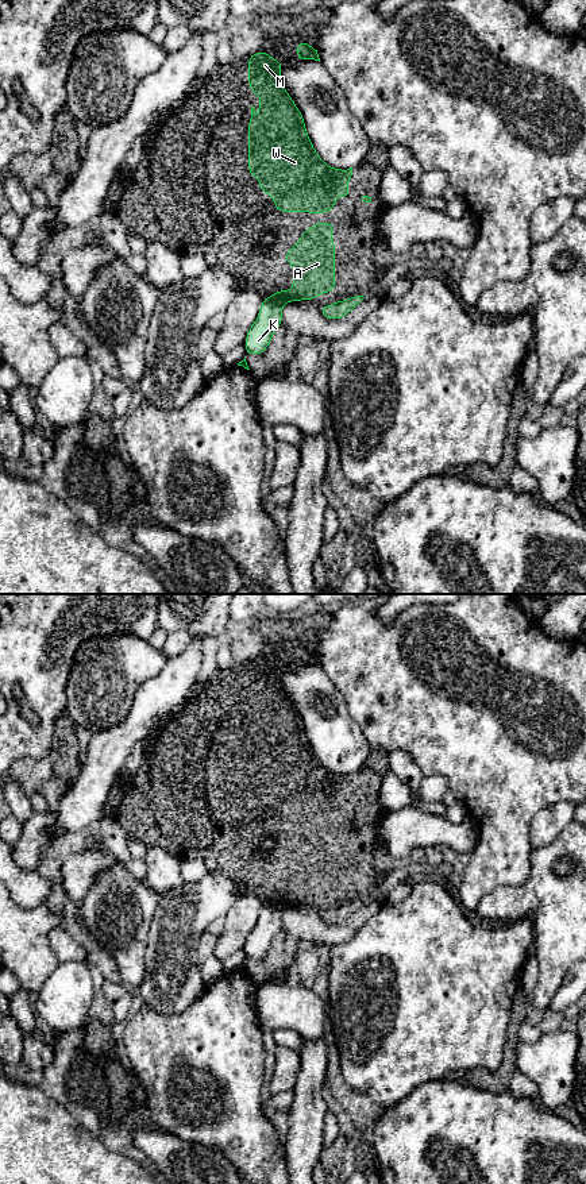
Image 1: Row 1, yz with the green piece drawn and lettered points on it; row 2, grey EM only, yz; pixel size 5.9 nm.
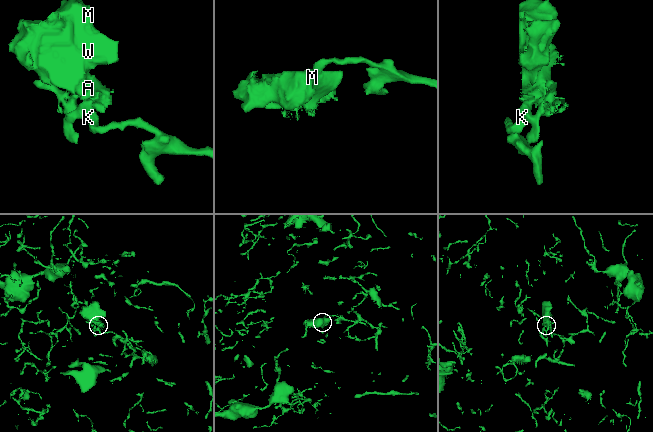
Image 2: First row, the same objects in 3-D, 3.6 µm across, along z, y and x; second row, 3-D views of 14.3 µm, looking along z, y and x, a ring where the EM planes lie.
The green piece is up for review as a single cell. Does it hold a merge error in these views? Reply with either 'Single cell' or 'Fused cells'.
Fused cells

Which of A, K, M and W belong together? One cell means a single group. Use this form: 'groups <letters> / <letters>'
groups A M W / K

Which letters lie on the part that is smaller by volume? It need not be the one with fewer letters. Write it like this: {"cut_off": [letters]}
{"cut_off": ["A", "M", "W"]}

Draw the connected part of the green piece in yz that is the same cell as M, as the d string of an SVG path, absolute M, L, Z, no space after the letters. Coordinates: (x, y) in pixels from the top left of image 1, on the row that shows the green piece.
M258 51L255 54L248 55L248 88L252 93L259 95L259 116L254 116L254 107L251 107L251 116L248 117L248 176L250 177L258 177L259 178L259 190L262 193L267 193L274 201L275 201L275 212L312 212L315 216L317 216L320 212L334 212L335 211L335 197L340 196L342 198L350 198L348 194L348 180L352 176L352 167L347 170L340 170L331 167L323 162L323 159L319 157L319 154L315 151L313 144L307 134L305 128L305 120L300 112L300 109L296 107L293 99L286 92L284 84L281 82L281 69L285 65L285 62L278 62L271 55L269 55L265 51Z

